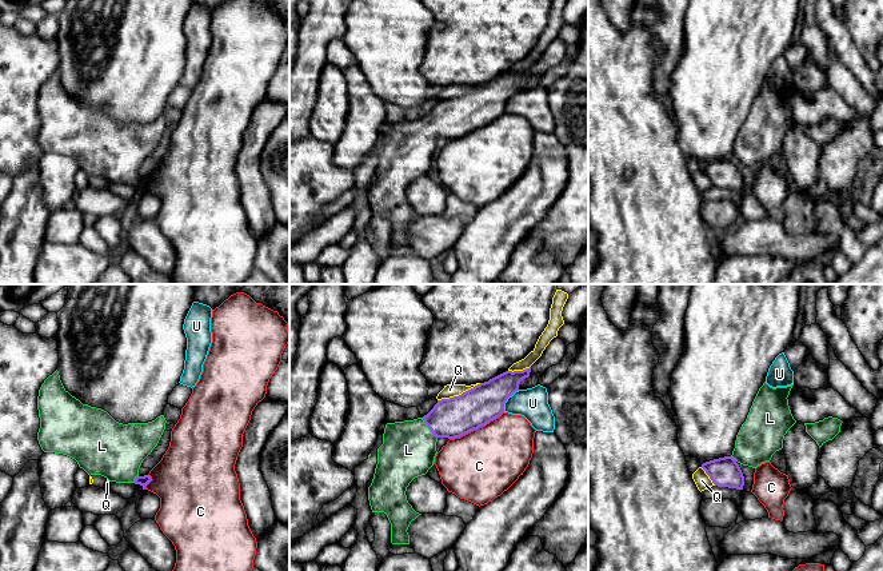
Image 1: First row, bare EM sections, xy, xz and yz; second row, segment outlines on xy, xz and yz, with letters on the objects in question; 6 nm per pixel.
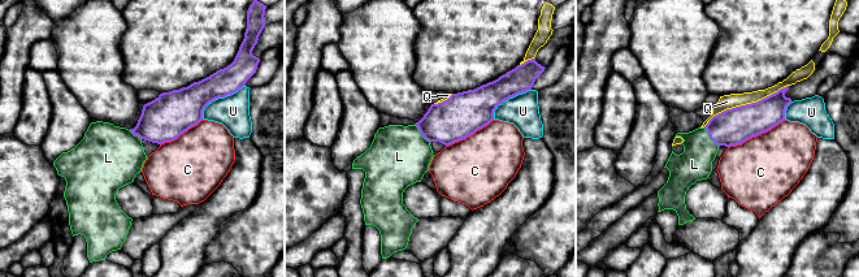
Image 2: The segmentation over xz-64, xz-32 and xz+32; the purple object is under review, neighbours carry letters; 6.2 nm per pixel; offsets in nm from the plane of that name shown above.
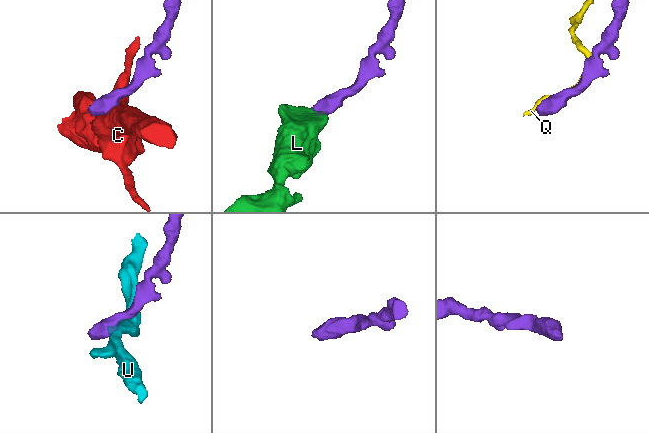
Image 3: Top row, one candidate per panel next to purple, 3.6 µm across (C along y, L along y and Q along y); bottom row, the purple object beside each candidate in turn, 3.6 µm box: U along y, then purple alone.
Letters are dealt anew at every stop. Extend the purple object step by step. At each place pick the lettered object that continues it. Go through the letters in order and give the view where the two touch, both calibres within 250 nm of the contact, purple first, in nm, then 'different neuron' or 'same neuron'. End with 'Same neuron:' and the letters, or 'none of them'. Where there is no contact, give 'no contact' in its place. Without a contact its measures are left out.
C: xz | 240/420 nm | different neuron
L: xz | 240/320 nm | same neuron
Q: xz | 240/80 nm | different neuron
U: xz | 240/190 nm | different neuron
Same neuron: L

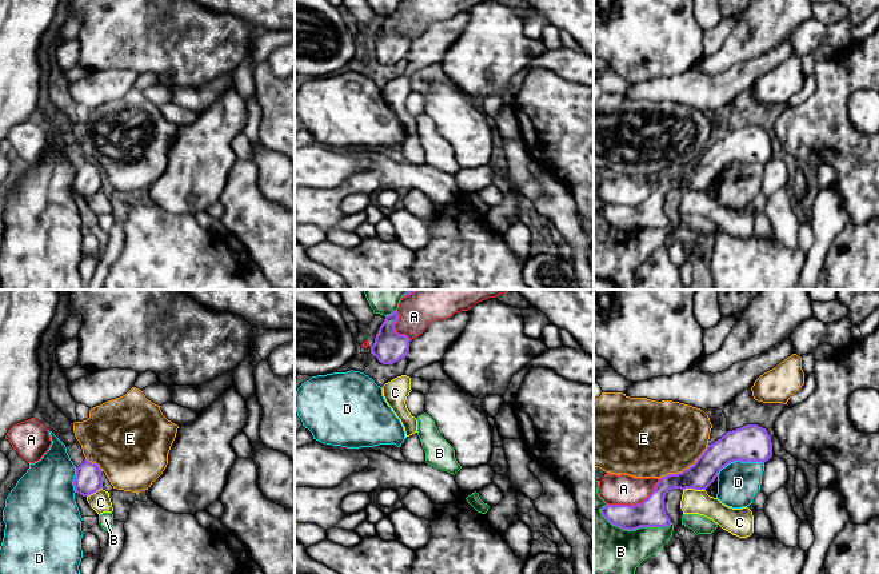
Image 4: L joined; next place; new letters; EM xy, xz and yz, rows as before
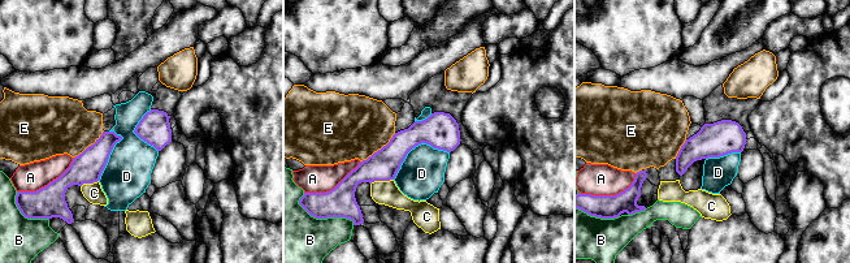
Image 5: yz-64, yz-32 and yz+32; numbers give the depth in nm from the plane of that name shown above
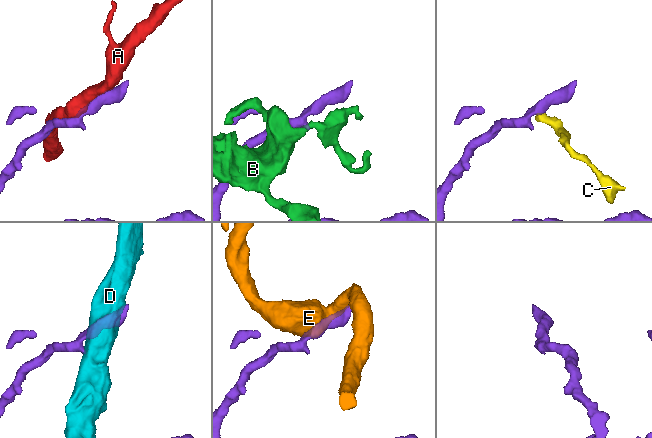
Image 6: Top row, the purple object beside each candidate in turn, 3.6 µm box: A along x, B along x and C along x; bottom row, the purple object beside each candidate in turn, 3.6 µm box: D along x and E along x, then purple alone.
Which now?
A: yz | 170/180 nm | different neuron
B: yz | 170/340 nm | different neuron
C: yz | 160/140 nm | different neuron
D: yz | 220/240 nm | different neuron
E: yz | 160/440 nm | different neuron
Same neuron: none of them

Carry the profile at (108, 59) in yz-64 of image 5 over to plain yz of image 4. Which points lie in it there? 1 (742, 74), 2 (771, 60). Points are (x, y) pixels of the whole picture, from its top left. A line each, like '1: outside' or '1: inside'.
1: outside
2: outside

